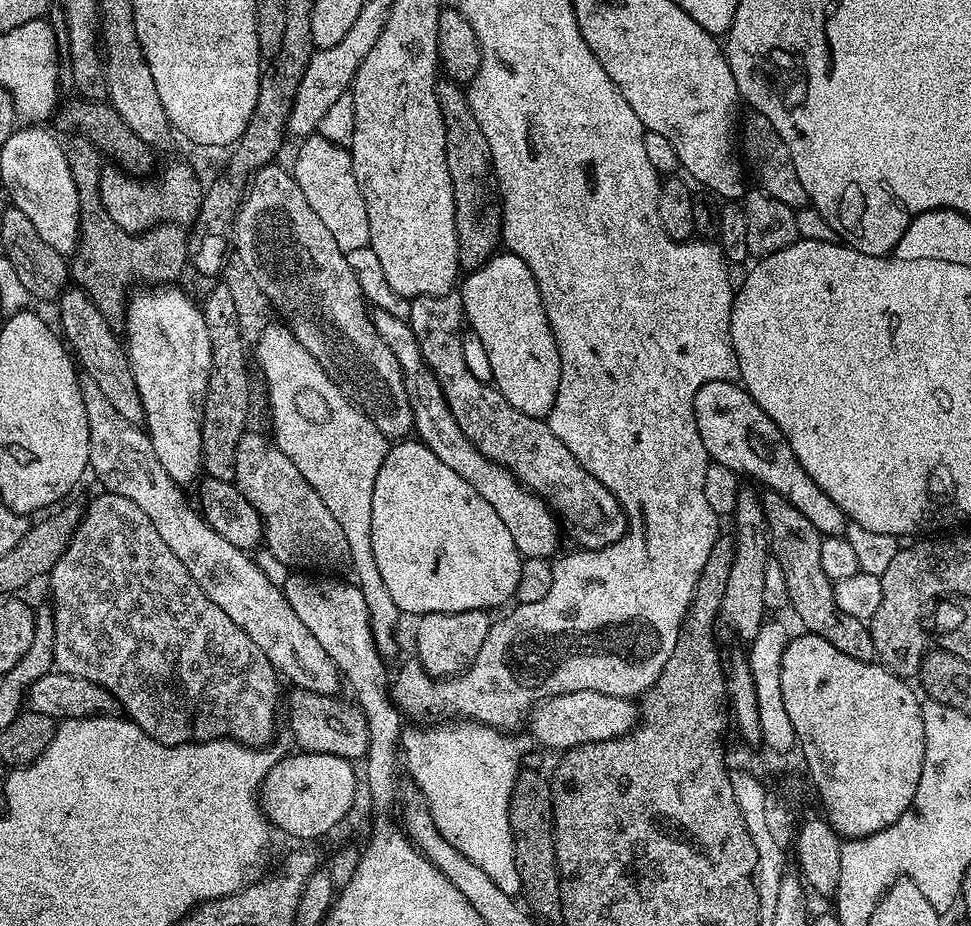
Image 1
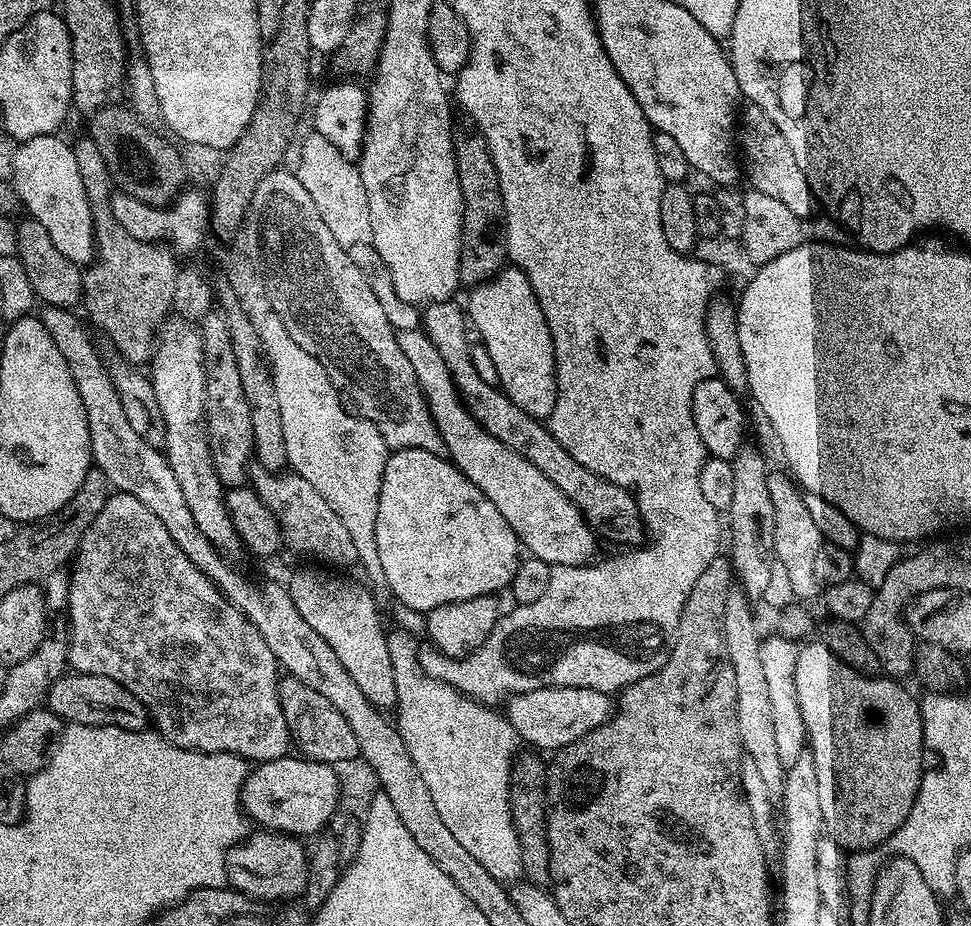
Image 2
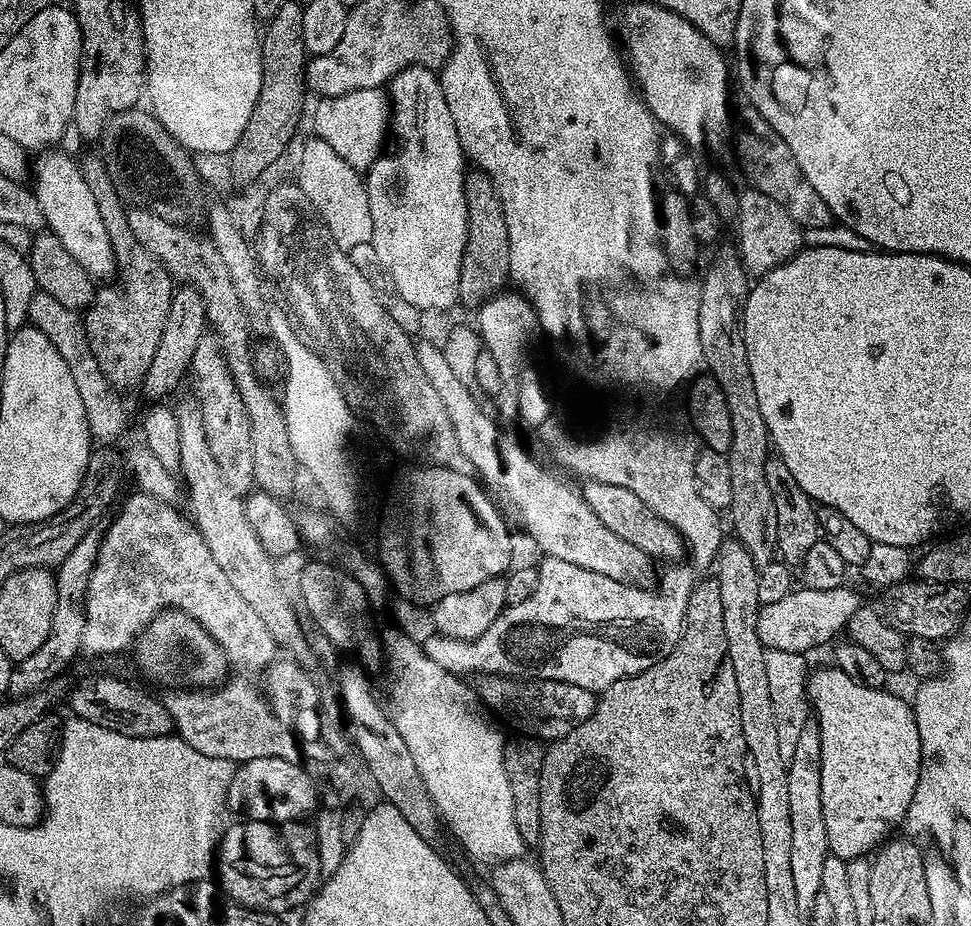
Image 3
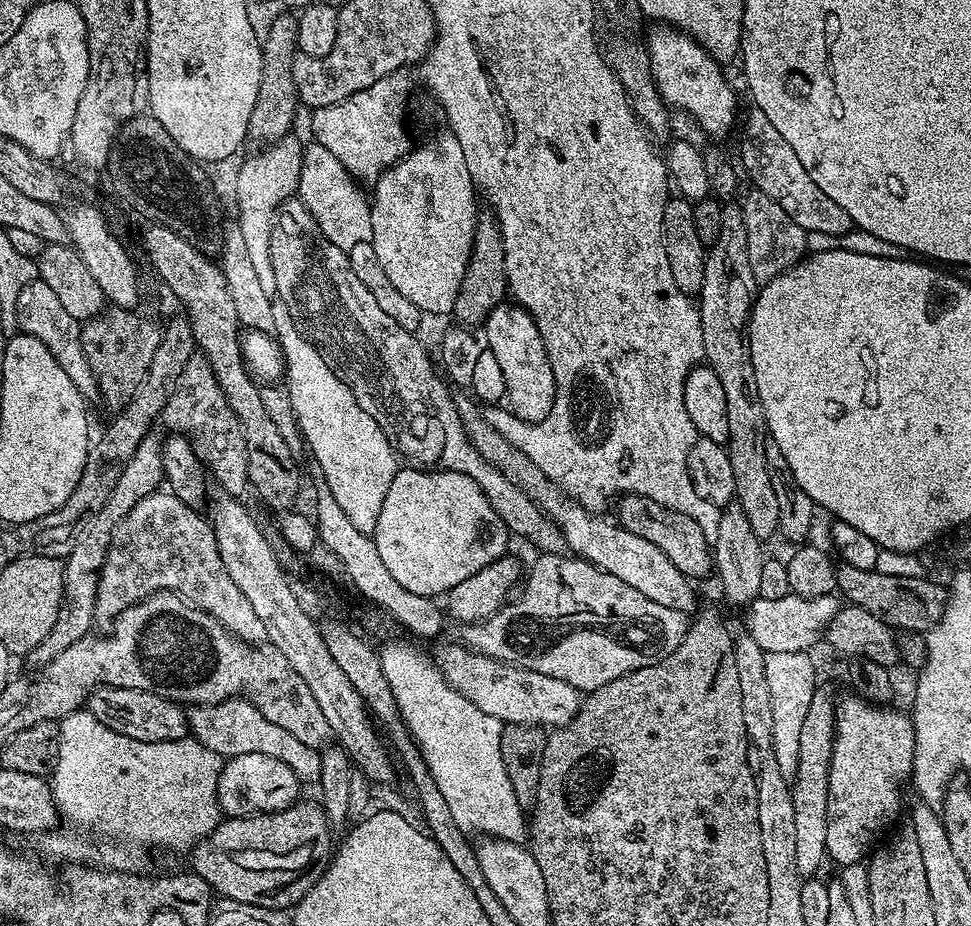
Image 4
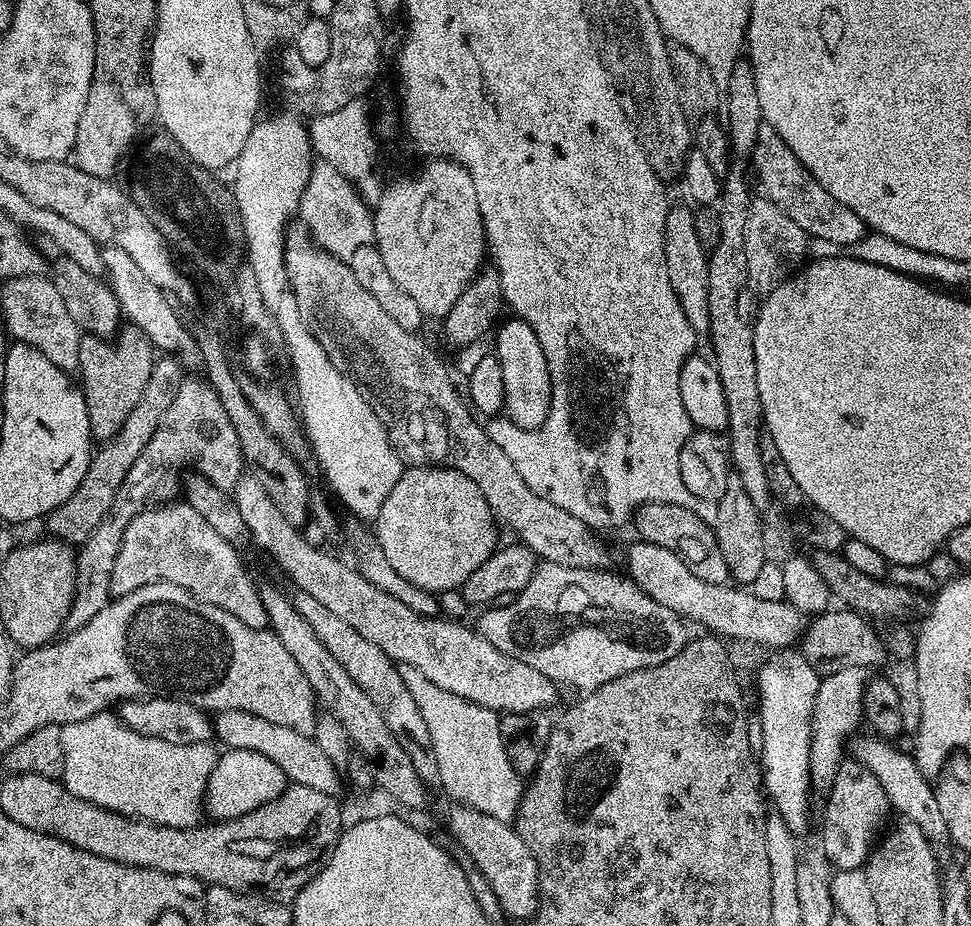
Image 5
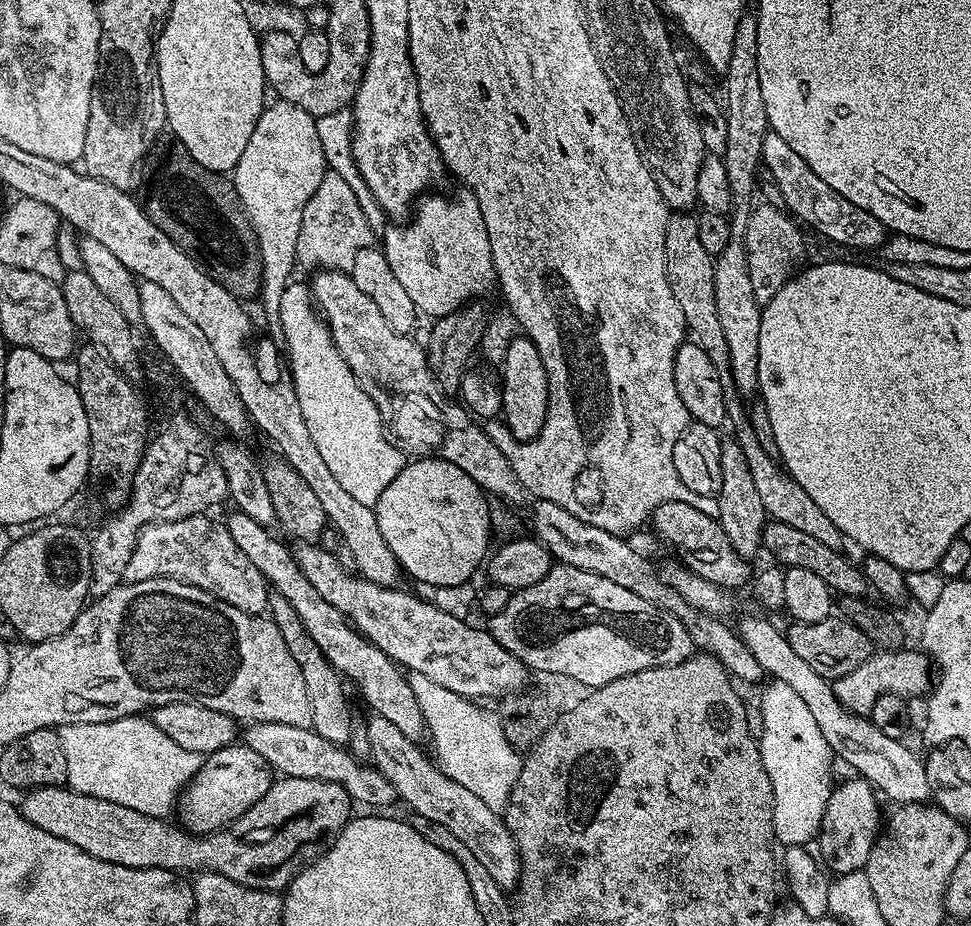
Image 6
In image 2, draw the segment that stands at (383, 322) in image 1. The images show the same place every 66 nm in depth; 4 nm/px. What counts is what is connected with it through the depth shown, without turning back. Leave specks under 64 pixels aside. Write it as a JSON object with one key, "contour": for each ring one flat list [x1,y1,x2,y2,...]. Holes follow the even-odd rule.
{"contour":[[423,327,397,332,396,341,402,346,402,354,410,358,410,366,414,366,414,378,418,378,420,393,424,395,434,426,442,438,447,459,467,480,474,482,494,506,498,506,498,514,510,522,510,530,514,530,523,551,553,566,579,568,587,565,596,552,598,537,584,521,578,506,574,506,574,502,570,502,570,498,566,498,566,494,562,494,562,490,558,490,558,486,554,486,554,482,550,482,550,478,532,462,498,442,498,438,489,434,468,413,446,362,442,362,442,356,434,350]]}

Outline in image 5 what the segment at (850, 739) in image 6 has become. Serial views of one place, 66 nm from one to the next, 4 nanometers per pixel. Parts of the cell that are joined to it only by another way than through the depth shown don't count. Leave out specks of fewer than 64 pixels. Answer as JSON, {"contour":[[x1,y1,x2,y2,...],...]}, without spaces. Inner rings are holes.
{"contour":[[867,734,861,740,853,739,850,744,851,755,882,782,882,790,886,790,891,811,901,812,903,819,918,826,922,834,932,843,933,849,940,850,943,844,949,843,946,822,942,818,942,810,938,810,938,798,933,781,918,770,915,759,896,748,891,748,889,741,884,738,877,738,875,735]]}

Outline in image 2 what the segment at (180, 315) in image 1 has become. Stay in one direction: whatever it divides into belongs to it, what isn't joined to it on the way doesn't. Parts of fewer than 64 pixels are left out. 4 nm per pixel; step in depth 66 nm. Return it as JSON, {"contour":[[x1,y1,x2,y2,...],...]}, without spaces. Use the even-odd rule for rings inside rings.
{"contour":[[169,323,159,333,150,357,150,379,156,404,160,407,159,423,164,425,163,453,174,478,186,497,186,506,198,522,198,530,221,552,241,551,242,543,228,513,226,489,221,484,208,445,208,423,204,420,204,351,199,331,191,323]]}

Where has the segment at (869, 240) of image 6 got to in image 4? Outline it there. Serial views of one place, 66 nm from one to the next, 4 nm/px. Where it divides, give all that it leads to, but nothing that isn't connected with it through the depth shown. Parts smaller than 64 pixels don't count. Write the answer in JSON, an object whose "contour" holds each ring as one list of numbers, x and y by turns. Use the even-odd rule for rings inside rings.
{"contour":[[753,107,751,111,748,121,744,124,744,133,740,136,740,160,738,156,738,164,743,175,745,177,748,175,752,179,751,187,762,194,770,194,770,198,774,198,774,202,778,202,778,206,782,206,782,210,786,210,786,214,790,214,790,218,794,218,794,222,798,222,798,226,802,226,807,233,817,232,841,236,852,231,854,225,850,214,846,214,846,210,842,210,838,202,826,198,826,194,822,194,822,190,814,186,810,174,806,174,806,166,802,166,802,162,798,162,798,154,794,154,794,150,786,146,786,138,782,138,782,134,774,130,770,118,766,118,766,114,762,114,762,110,758,107]]}

